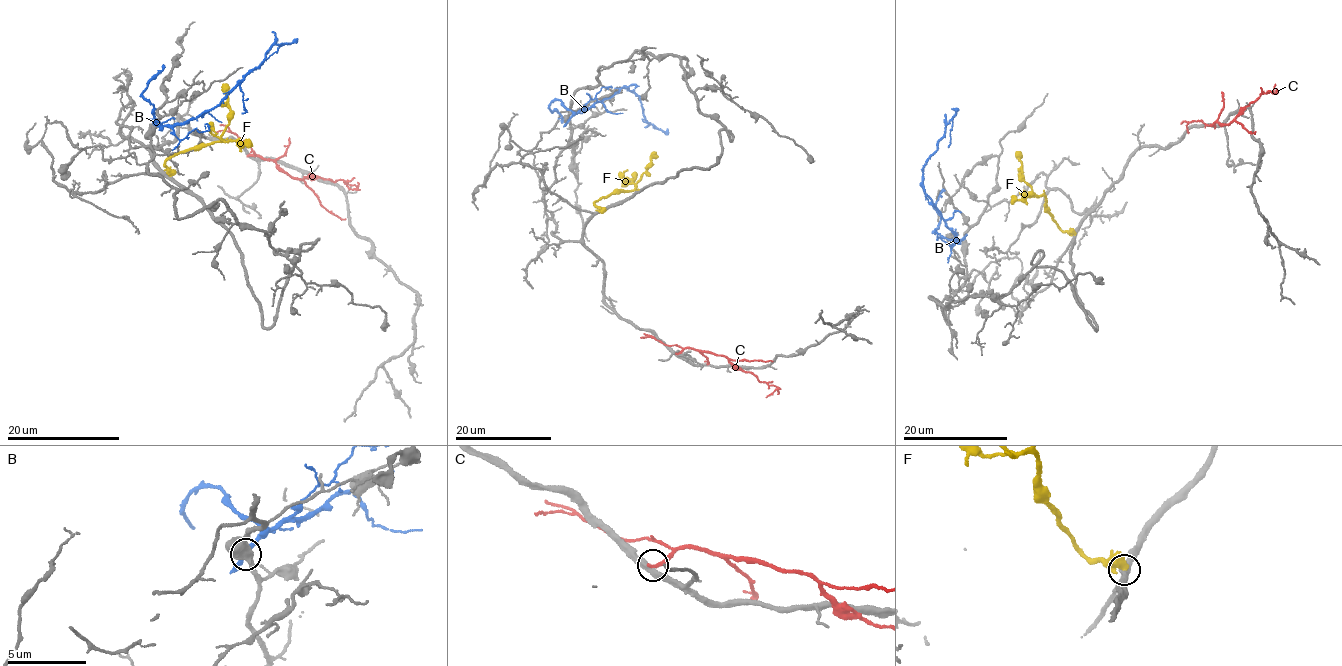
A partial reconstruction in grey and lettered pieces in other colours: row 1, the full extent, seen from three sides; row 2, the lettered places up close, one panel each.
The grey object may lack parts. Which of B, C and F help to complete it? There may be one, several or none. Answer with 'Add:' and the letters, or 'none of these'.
Add: none of these

